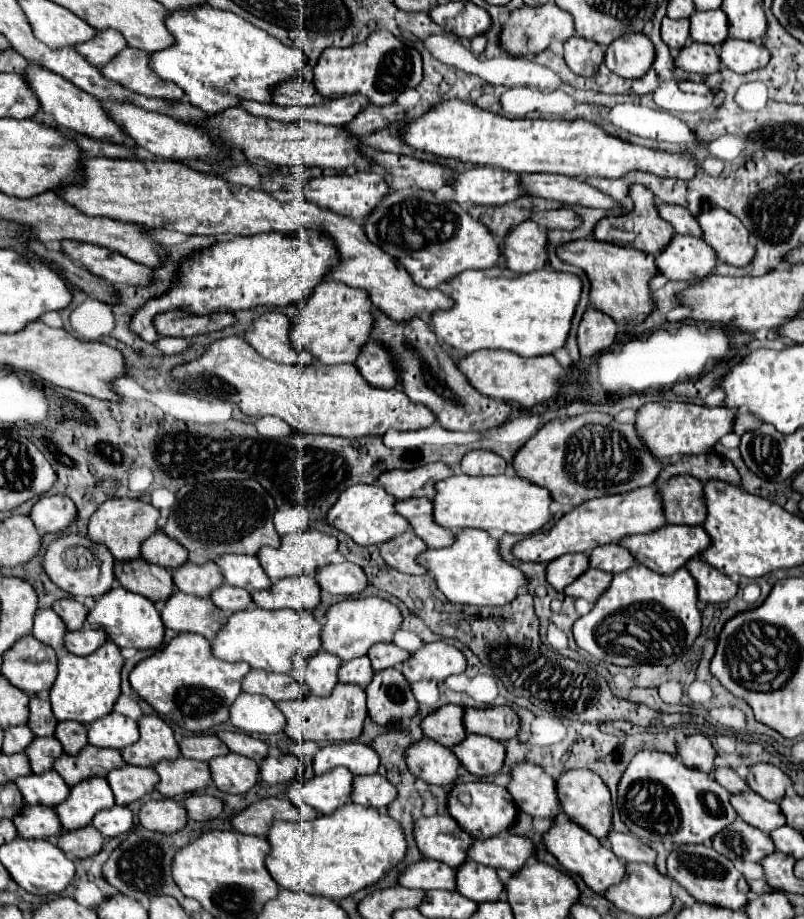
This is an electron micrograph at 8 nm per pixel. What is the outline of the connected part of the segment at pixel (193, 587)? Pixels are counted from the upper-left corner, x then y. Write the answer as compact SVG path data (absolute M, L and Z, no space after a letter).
M213 561L203 563L203 565L185 563L183 567L175 569L173 581L177 589L183 593L209 599L211 593L223 585L223 575L221 575L221 569Z

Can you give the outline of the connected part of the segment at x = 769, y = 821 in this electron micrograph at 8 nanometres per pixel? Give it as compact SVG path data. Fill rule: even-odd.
M755 791L731 795L731 805L745 823L761 829L763 833L771 833L775 827L785 825L785 815L781 807L773 801L765 801Z

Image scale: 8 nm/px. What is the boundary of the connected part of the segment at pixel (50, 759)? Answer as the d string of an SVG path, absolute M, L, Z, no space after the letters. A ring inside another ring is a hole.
M35 737L31 745L27 747L27 755L31 761L33 773L45 773L53 769L53 763L63 755L65 751L61 749L61 743L57 743L55 737Z

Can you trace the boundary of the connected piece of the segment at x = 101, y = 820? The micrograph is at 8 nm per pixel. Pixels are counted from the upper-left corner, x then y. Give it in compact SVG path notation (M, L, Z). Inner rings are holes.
M111 807L111 811L101 811L93 819L93 827L99 829L99 833L107 839L125 835L133 827L133 813L129 807Z

